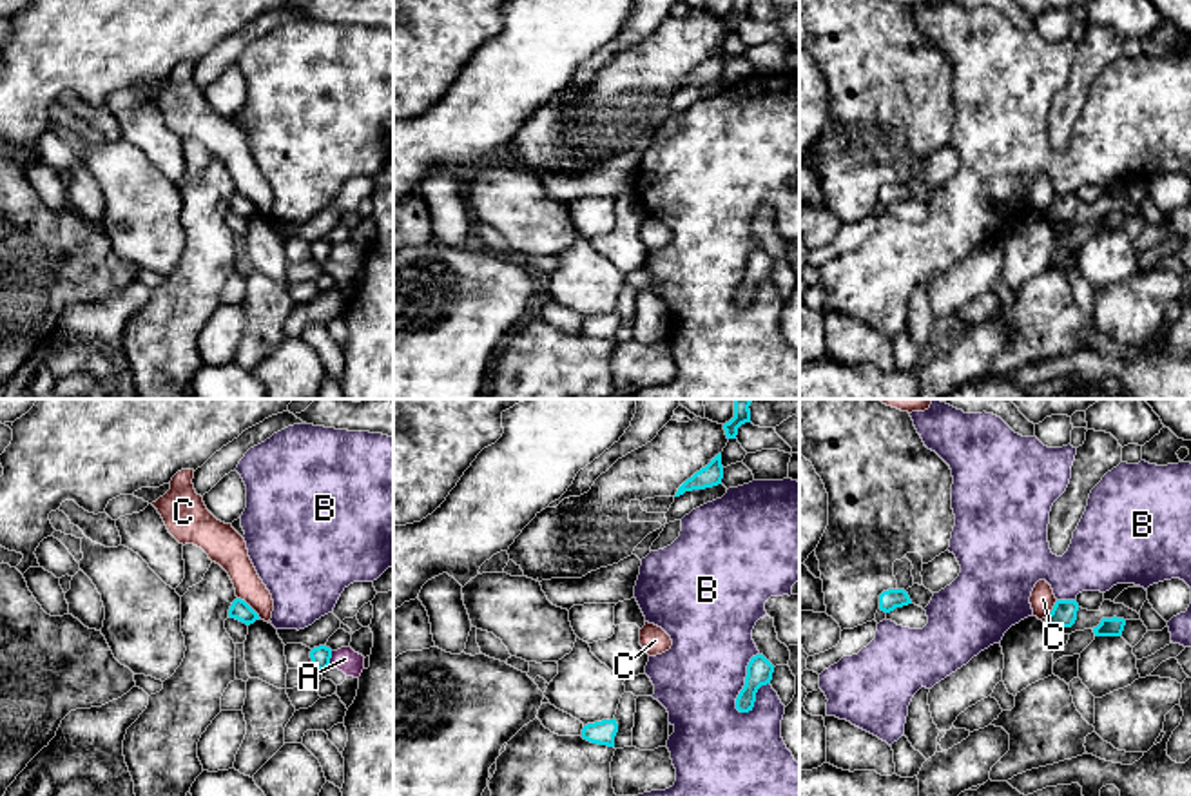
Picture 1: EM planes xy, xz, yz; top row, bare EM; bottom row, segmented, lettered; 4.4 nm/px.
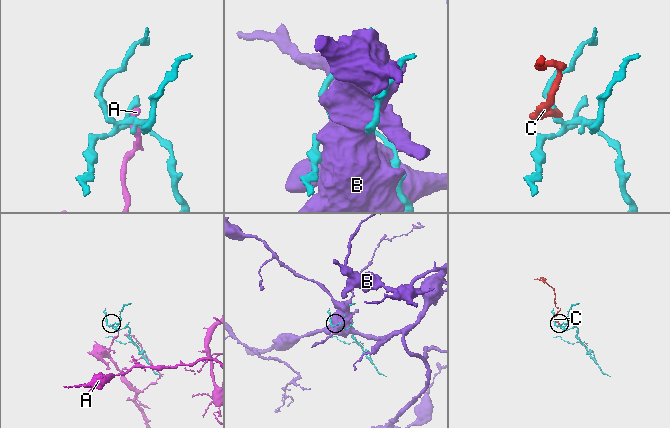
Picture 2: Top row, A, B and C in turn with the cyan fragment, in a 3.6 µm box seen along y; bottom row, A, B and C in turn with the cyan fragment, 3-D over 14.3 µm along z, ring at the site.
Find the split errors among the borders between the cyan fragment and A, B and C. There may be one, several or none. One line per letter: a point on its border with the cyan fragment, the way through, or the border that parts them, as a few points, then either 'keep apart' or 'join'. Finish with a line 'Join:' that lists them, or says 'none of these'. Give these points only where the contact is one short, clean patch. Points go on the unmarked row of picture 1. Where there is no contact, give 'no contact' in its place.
A: meets cyan in xy at (330, 251); border along xy (332, 245), (329, 258); keep apart
B: meets cyan in xz at (745, 276); keep apart
C: meets cyan in xy at (249, 200); border along xy (238, 191), (260, 211); keep apart
Join: none of these

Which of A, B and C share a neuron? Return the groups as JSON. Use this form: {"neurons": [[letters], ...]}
{"neurons": [["A"], ["B"], ["C"]]}

